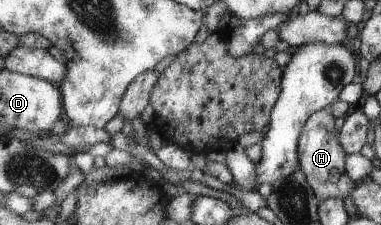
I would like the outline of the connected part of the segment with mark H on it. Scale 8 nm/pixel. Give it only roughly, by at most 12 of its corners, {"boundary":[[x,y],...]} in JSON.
{"boundary":[[328,108],[311,114],[299,138],[301,170],[320,202],[344,200],[347,176]]}

